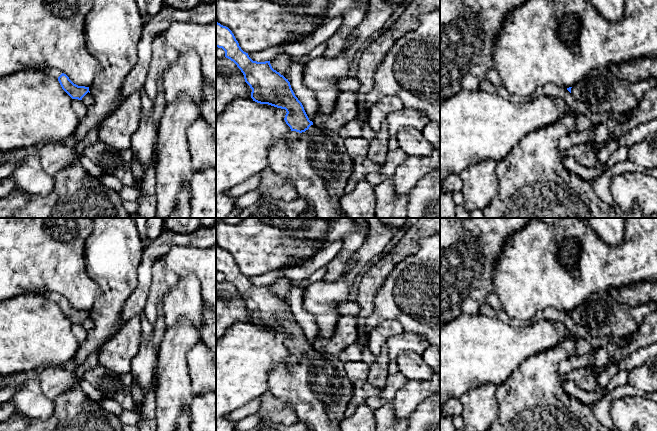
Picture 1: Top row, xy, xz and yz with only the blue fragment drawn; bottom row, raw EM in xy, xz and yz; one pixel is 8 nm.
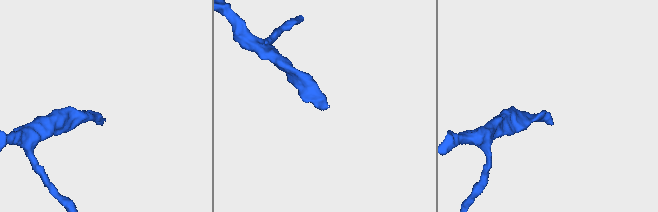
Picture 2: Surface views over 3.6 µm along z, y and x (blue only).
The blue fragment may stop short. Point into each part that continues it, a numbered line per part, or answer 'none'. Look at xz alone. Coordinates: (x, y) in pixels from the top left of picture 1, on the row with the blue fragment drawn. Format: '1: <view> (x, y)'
1: xz (316, 161)

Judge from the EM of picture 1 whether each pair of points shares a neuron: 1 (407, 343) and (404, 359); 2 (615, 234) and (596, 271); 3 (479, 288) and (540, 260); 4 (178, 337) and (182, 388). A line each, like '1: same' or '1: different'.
1: different
2: different
3: different
4: same

